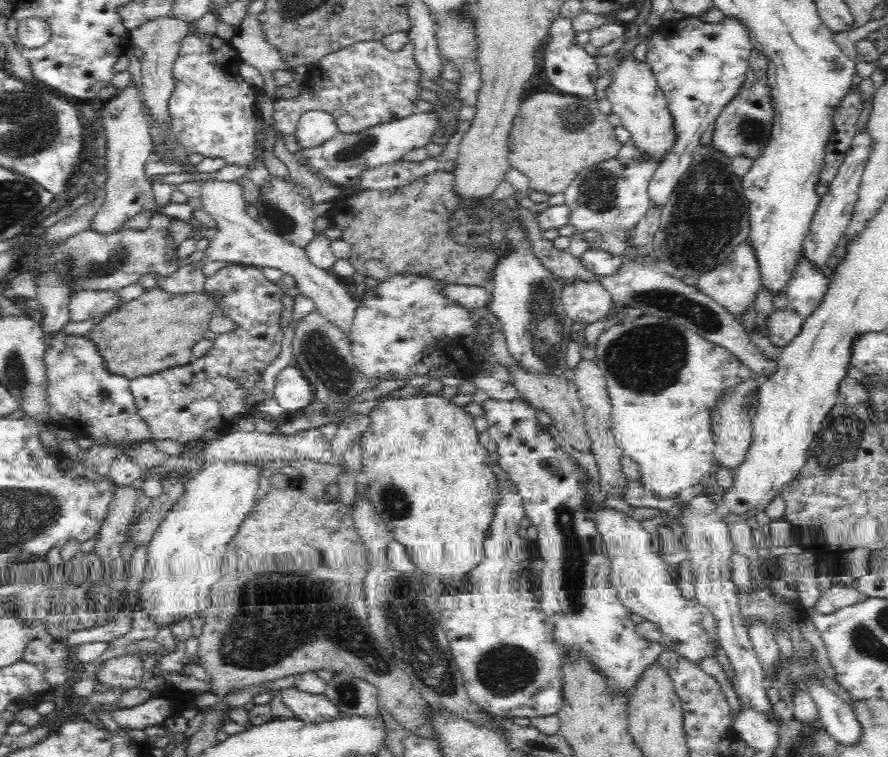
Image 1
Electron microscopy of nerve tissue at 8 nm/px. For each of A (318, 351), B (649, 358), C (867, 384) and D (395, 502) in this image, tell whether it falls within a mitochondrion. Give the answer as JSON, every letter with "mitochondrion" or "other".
{"A":"mitochondrion","B":"mitochondrion","C":"other","D":"mitochondrion"}

